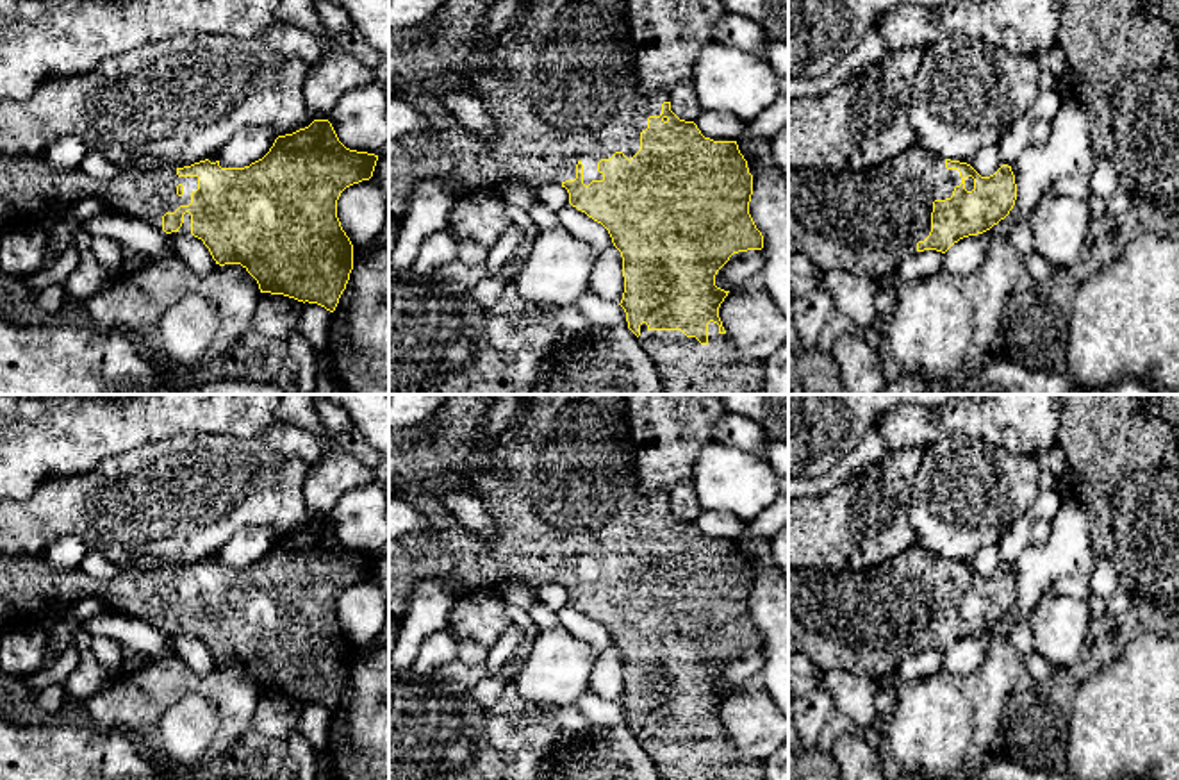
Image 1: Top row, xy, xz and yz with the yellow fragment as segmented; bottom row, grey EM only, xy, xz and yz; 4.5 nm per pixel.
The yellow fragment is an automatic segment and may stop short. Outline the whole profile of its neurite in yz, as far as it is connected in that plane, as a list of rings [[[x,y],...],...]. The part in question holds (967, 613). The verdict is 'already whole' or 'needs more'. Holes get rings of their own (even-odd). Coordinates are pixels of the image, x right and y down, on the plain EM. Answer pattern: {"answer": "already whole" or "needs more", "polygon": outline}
{"answer": "needs more", "polygon": [[[919,543],[888,562],[858,571],[833,573],[788,566],[788,653],[804,653],[822,673],[838,668],[881,678],[910,655],[924,650],[945,653],[960,639],[990,630],[1010,614],[1015,600],[1011,566],[1002,564],[993,575],[981,577],[970,564],[945,559]]]}

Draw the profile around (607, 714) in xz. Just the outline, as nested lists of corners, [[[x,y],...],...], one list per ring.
[[[592,689],[581,693],[576,709],[598,726],[628,726],[626,712],[621,705],[606,705]]]

